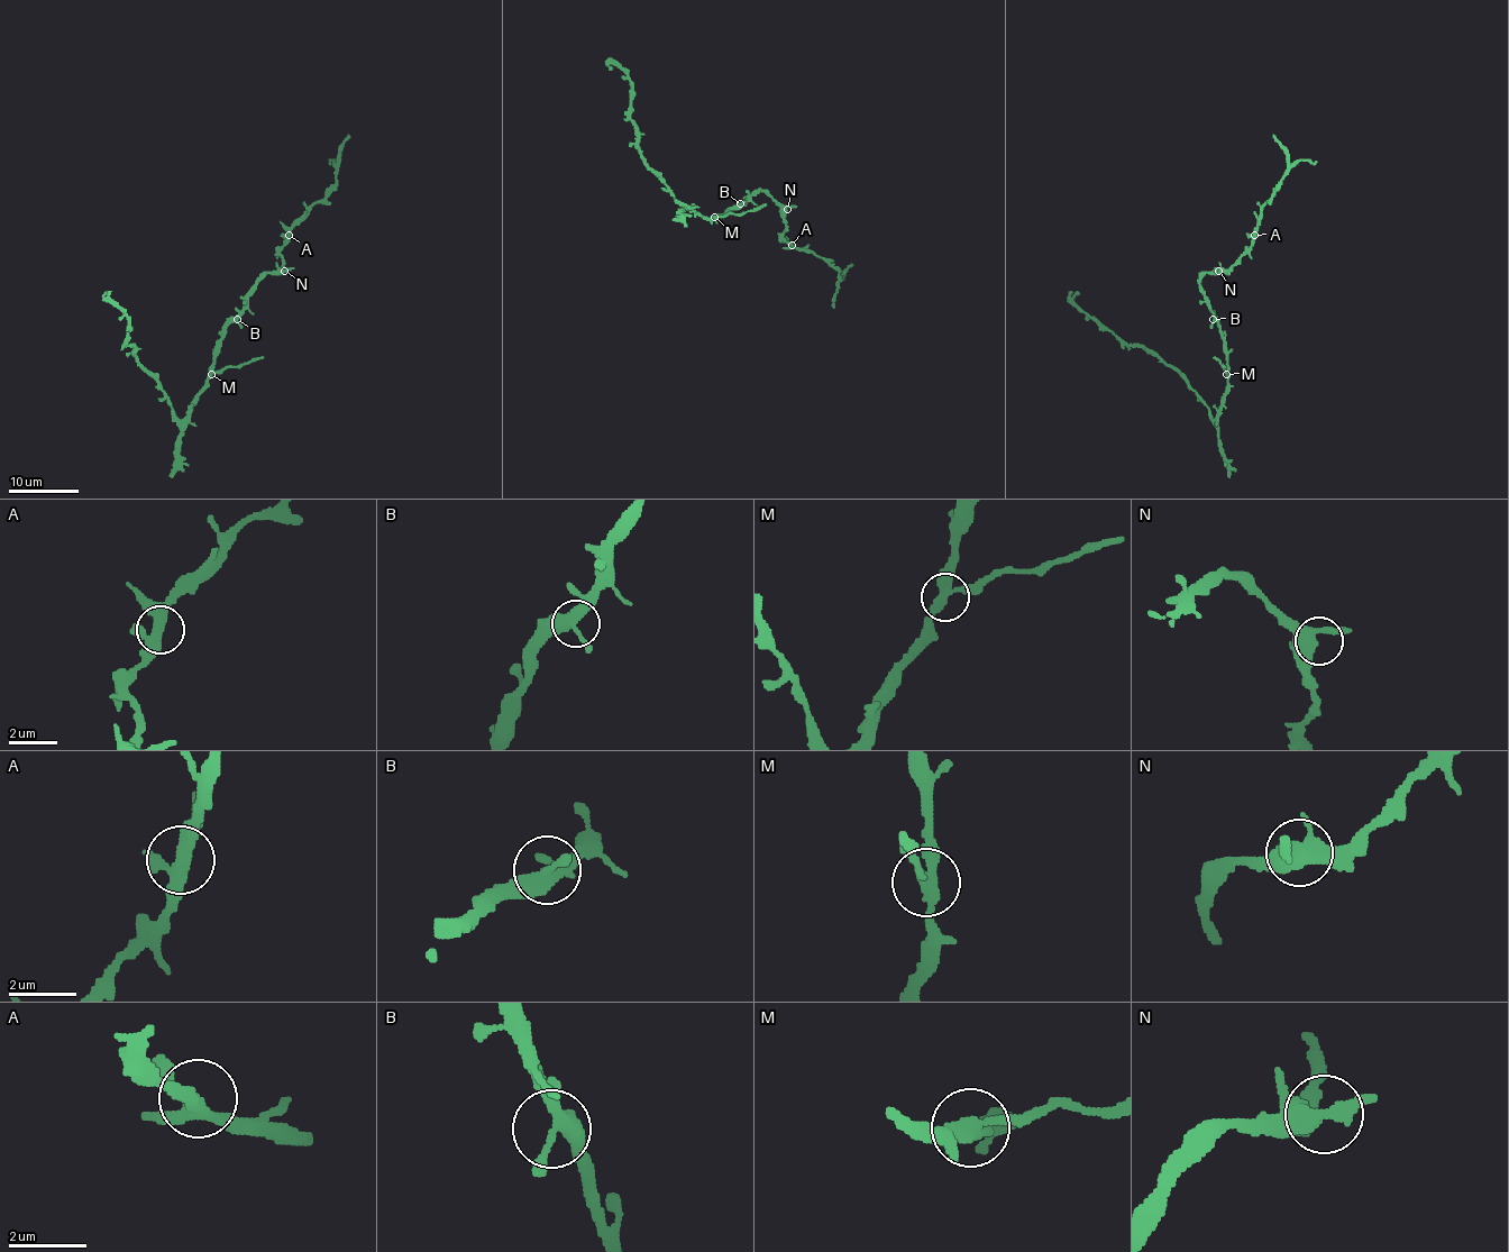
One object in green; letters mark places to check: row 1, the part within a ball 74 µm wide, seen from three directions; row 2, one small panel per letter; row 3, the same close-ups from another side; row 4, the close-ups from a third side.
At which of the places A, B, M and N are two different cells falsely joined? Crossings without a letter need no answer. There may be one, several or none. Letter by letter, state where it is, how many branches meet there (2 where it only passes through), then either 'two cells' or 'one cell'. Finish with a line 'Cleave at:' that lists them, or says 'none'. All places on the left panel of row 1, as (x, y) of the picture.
A: (289, 235) | 4 | one cell
B: (237, 319) | 3 | one cell
M: (211, 374) | 3 | two cells
N: (284, 271) | 4 | one cell
Cleave at: M

